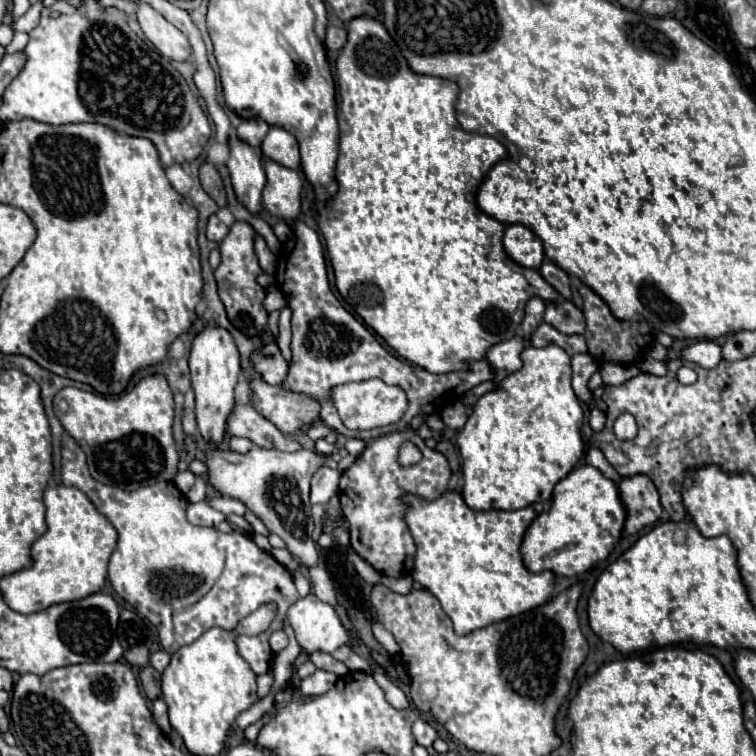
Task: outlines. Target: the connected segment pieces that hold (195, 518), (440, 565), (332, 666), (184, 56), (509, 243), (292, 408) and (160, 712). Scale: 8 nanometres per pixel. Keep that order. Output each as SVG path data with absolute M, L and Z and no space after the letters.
M206 500L188 506L188 522L194 526L218 526L226 516L214 510Z
M444 492L434 502L426 502L416 496L406 496L410 510L406 514L408 528L416 542L416 562L412 570L414 582L420 582L426 590L430 590L442 604L444 612L452 618L454 630L458 636L470 634L474 630L486 628L494 622L502 622L510 616L524 614L526 610L534 610L546 604L554 594L554 572L530 572L520 554L520 544L524 532L538 516L534 506L526 506L520 510L486 510L474 512L466 506L466 502L456 492Z
M314 652L314 654L310 656L310 660L316 664L316 668L334 672L334 674L338 674L338 676L344 676L344 674L348 672L348 668L346 668L342 662L334 660L330 654L324 654L324 652Z
M142 2L136 12L136 18L146 38L156 46L156 50L164 58L176 62L190 62L192 58L190 42L174 24L170 24L164 16L160 16L156 10L152 10L148 4Z
M510 224L504 232L506 254L524 268L538 268L544 262L542 240L522 224Z
M252 380L250 388L254 408L286 436L320 416L320 404L304 394L284 390L282 386L270 386L264 380Z
M162 698L154 700L154 720L158 722L158 726L164 730L166 736L170 736L172 732L172 726L168 722L168 710L166 710L166 702Z

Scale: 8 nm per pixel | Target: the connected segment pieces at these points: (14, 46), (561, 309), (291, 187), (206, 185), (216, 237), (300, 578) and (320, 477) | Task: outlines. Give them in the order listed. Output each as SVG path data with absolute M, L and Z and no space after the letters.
M14 32L14 40L12 40L10 46L6 48L6 52L8 52L8 54L14 54L14 52L18 52L18 50L24 50L28 38L30 38L30 36L28 36L26 32Z
M558 298L558 300L546 304L544 320L568 336L570 334L584 334L584 328L586 328L582 310L564 298Z
M272 160L264 162L264 170L268 176L268 184L264 188L264 208L292 228L296 216L300 214L302 180L296 170L284 168Z
M206 162L202 168L200 168L200 182L202 182L202 188L214 198L214 202L220 206L220 208L226 208L226 192L224 192L224 184L220 180L220 174L216 172L216 168Z
M212 214L212 216L208 218L208 228L206 228L208 240L212 240L212 242L222 242L222 238L224 238L226 234L228 234L228 226L222 224L216 214Z
M301 570L293 573L293 579L296 589L301 597L305 597L310 593L310 582Z
M318 468L312 476L310 486L310 502L312 504L326 504L332 496L338 494L338 478L340 472L334 468Z

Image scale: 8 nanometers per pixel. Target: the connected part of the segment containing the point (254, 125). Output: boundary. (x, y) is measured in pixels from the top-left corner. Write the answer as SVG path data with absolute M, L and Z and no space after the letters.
M258 118L242 120L242 124L236 128L236 136L242 142L246 142L248 146L252 146L254 150L258 150L262 140L264 140L264 136L268 134L268 130L270 130L270 126L264 120L258 120Z

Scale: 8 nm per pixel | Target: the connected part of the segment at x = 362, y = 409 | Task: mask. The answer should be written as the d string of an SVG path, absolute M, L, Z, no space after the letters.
M370 378L362 382L348 382L344 386L336 386L332 390L334 404L338 408L338 414L350 430L372 430L386 424L394 424L402 418L402 414L408 408L406 392L400 386L390 386L382 382L380 378Z

